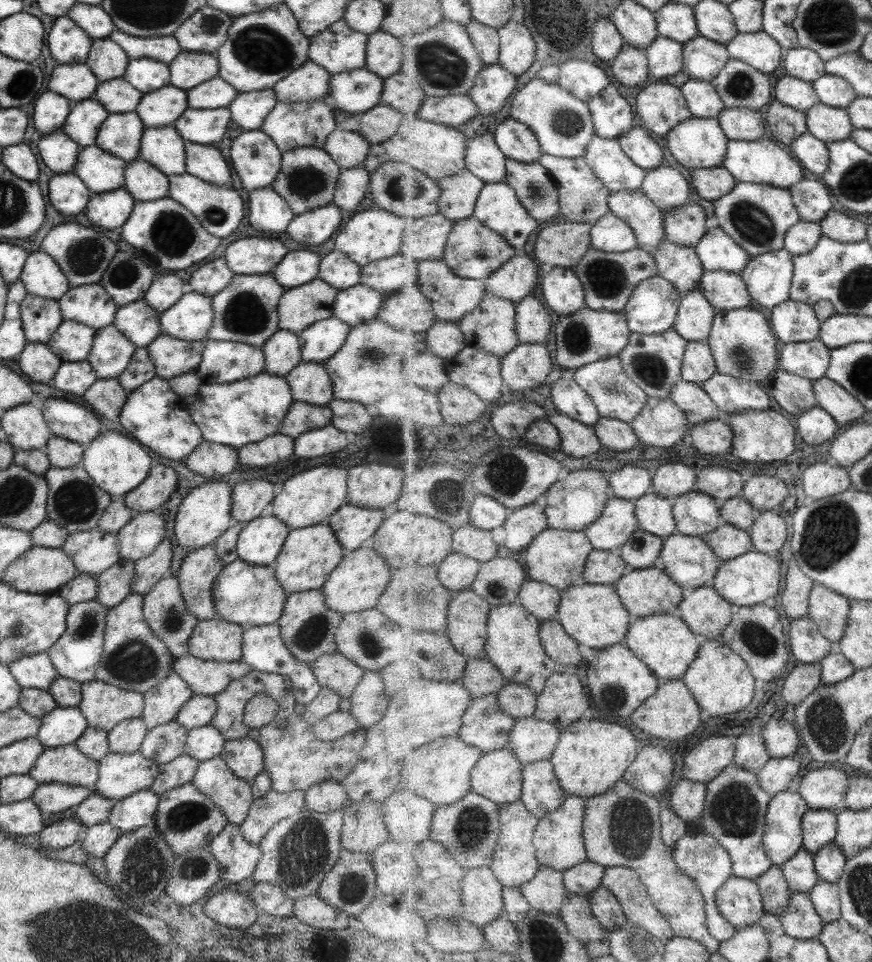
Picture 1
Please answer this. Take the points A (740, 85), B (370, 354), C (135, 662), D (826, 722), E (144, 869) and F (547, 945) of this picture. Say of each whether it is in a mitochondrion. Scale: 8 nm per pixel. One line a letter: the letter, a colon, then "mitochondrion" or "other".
A: mitochondrion
B: mitochondrion
C: mitochondrion
D: mitochondrion
E: mitochondrion
F: mitochondrion

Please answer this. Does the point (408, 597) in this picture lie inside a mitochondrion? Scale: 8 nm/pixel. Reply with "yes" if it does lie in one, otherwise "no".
yes

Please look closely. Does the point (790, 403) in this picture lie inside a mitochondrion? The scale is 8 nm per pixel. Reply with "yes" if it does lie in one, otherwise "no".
no

